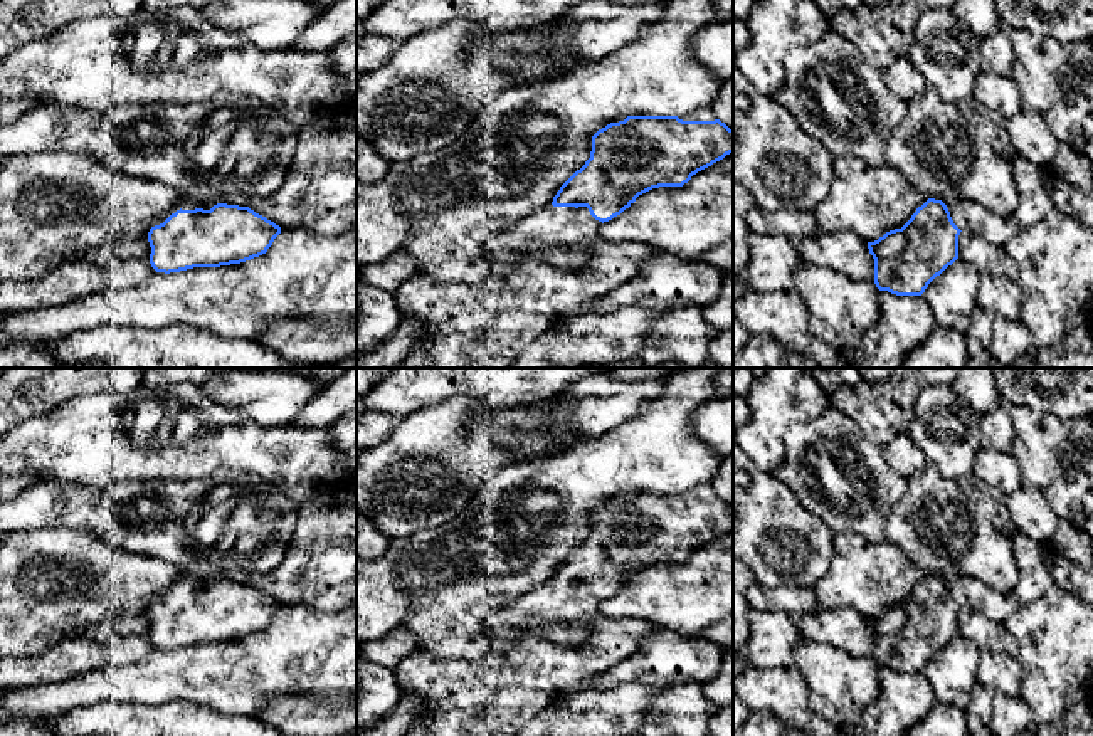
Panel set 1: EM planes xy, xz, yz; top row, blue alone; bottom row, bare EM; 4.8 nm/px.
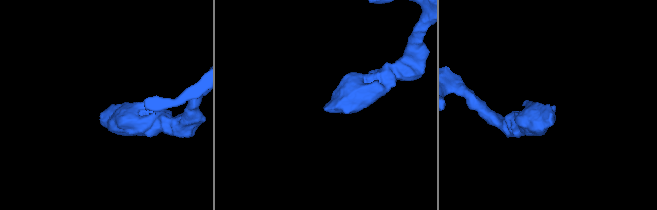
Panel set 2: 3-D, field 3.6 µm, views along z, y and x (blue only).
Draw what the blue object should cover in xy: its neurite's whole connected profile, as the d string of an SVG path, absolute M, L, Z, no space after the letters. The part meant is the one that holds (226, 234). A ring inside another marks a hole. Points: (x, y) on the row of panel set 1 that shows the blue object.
M182 197L148 232L150 264L165 274L240 264L266 254L279 234L279 225L249 207Z

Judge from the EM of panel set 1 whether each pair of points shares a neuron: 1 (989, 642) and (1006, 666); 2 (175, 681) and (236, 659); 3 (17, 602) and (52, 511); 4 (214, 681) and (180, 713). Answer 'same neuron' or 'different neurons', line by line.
1: different neurons
2: same neuron
3: different neurons
4: different neurons

